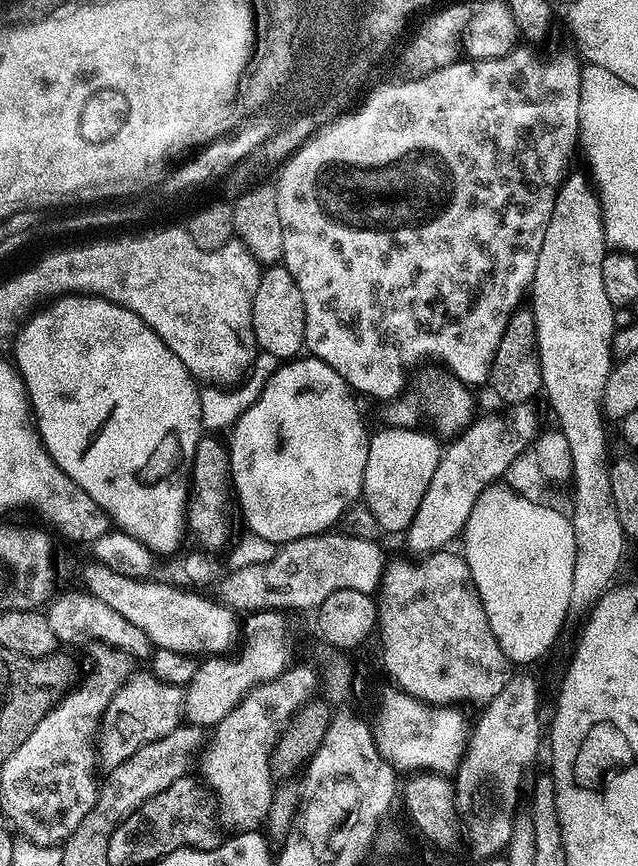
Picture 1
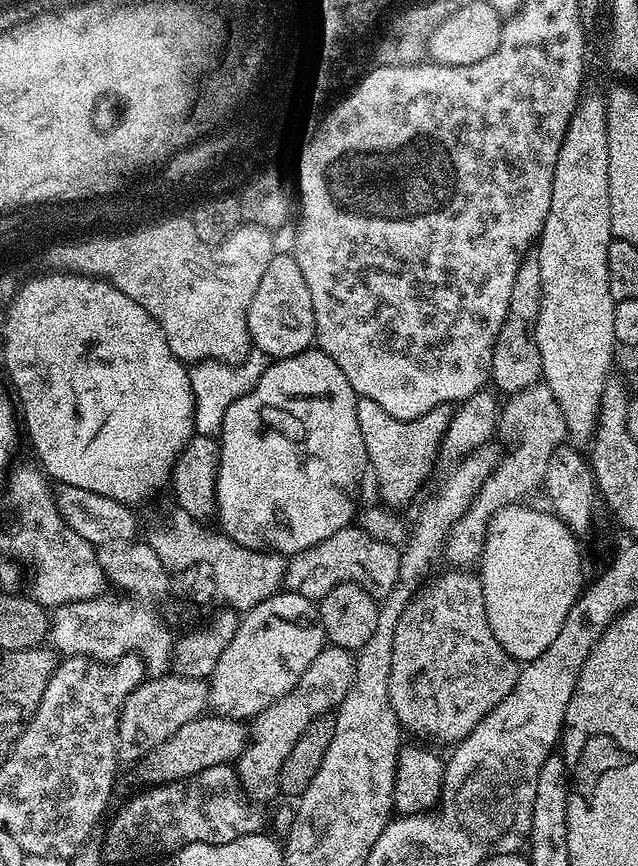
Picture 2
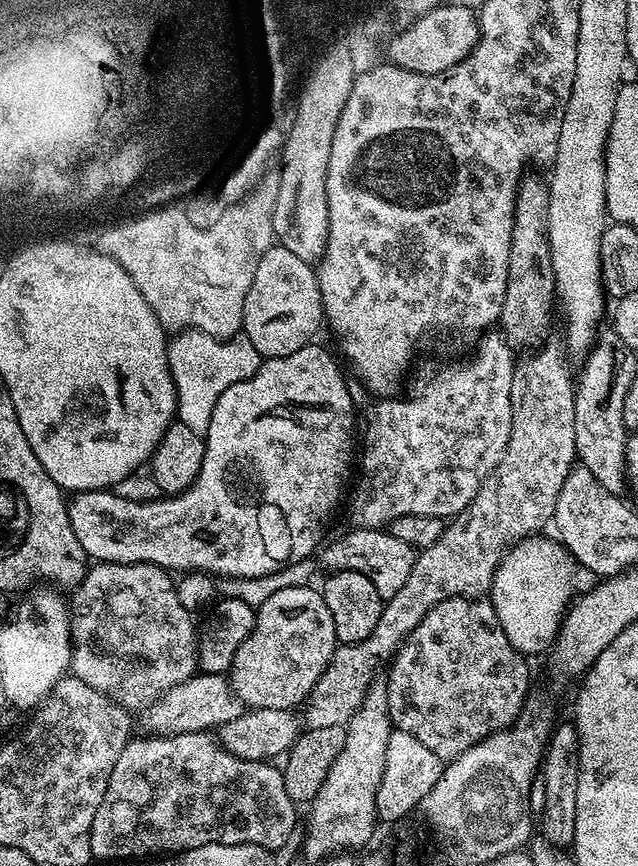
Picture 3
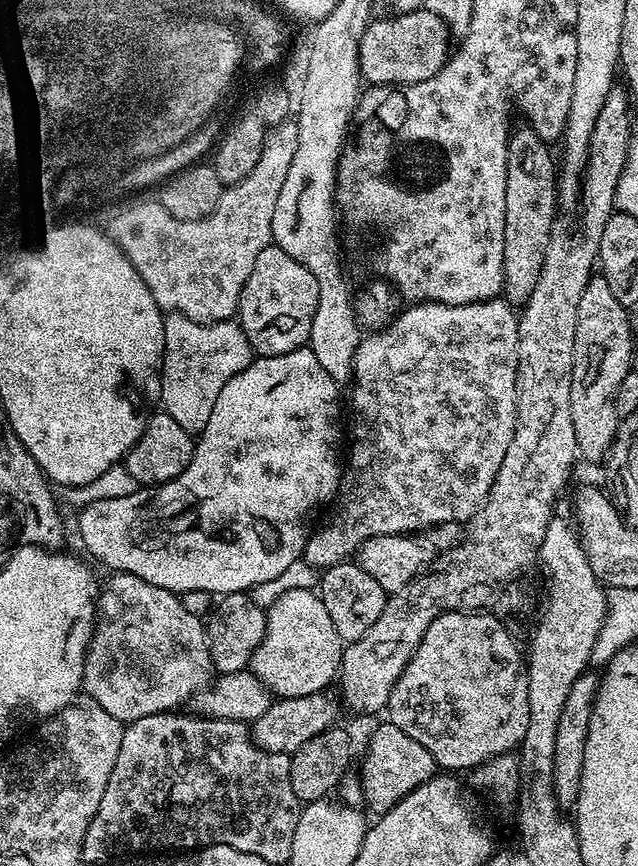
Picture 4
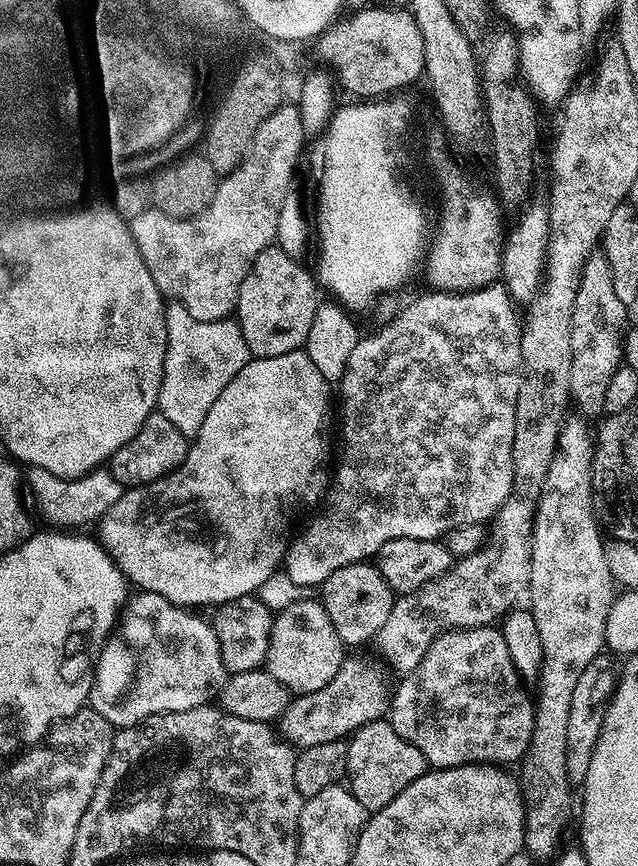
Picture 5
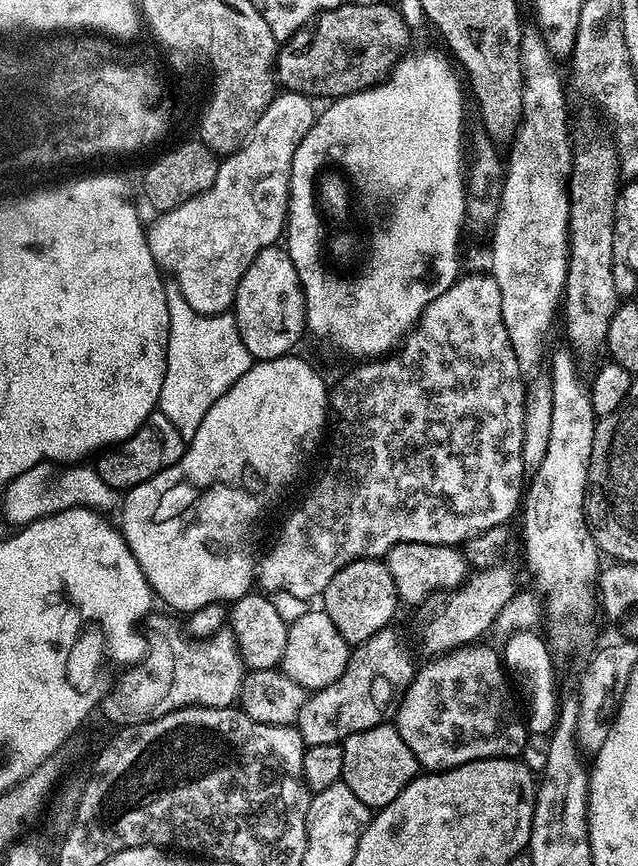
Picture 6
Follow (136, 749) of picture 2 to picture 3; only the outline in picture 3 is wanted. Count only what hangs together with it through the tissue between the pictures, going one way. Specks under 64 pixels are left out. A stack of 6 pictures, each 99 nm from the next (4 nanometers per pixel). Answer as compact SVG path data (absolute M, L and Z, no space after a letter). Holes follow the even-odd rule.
M205 672L176 684L160 700L143 709L145 733L158 736L173 736L183 732L208 732L218 730L226 722L234 722L242 711L238 697L232 693L229 677L224 674Z

